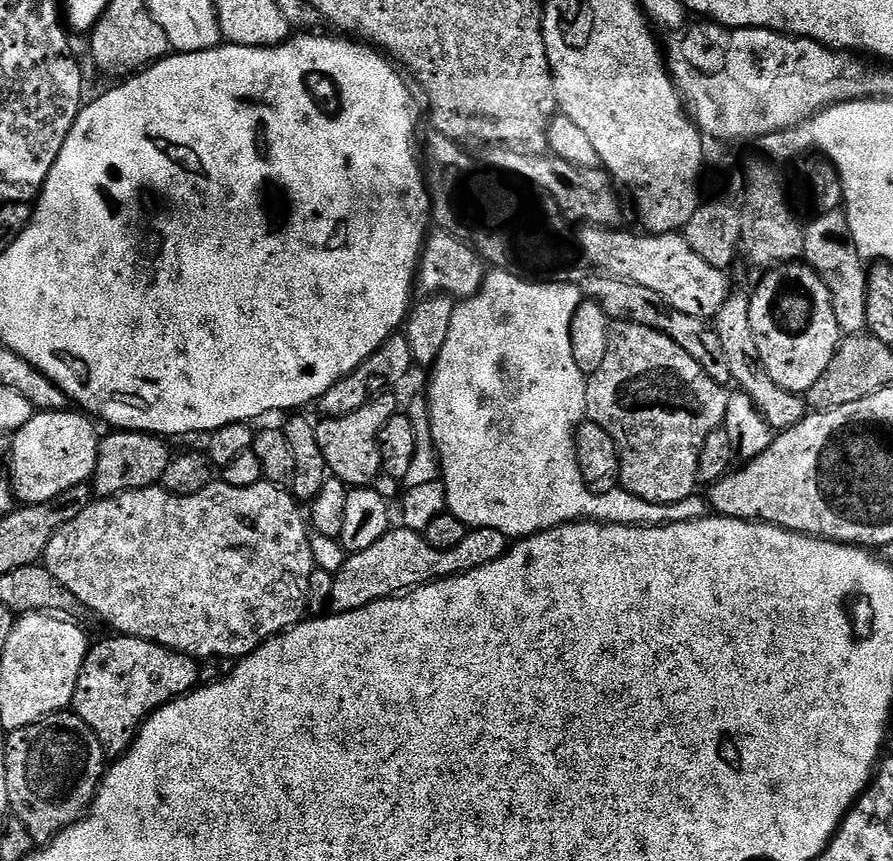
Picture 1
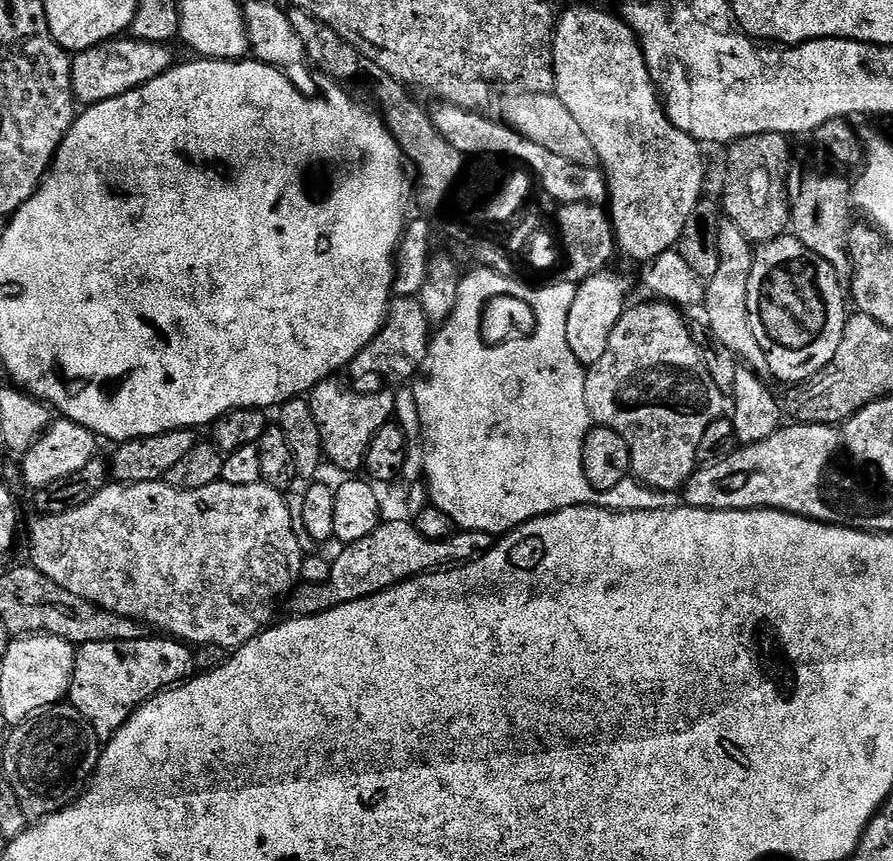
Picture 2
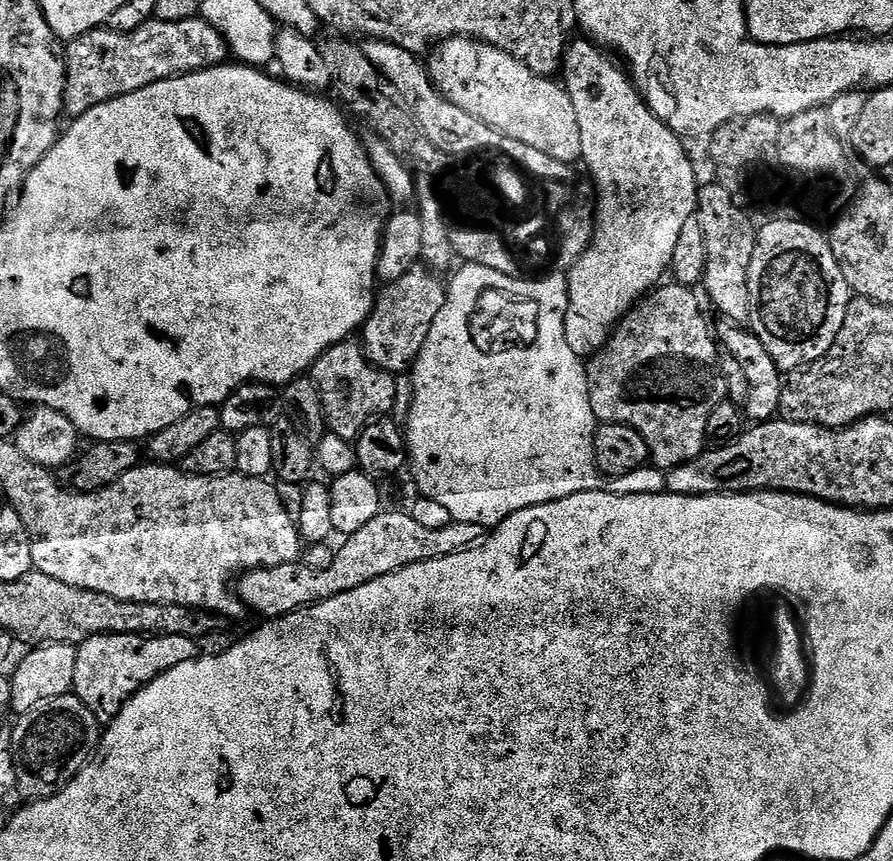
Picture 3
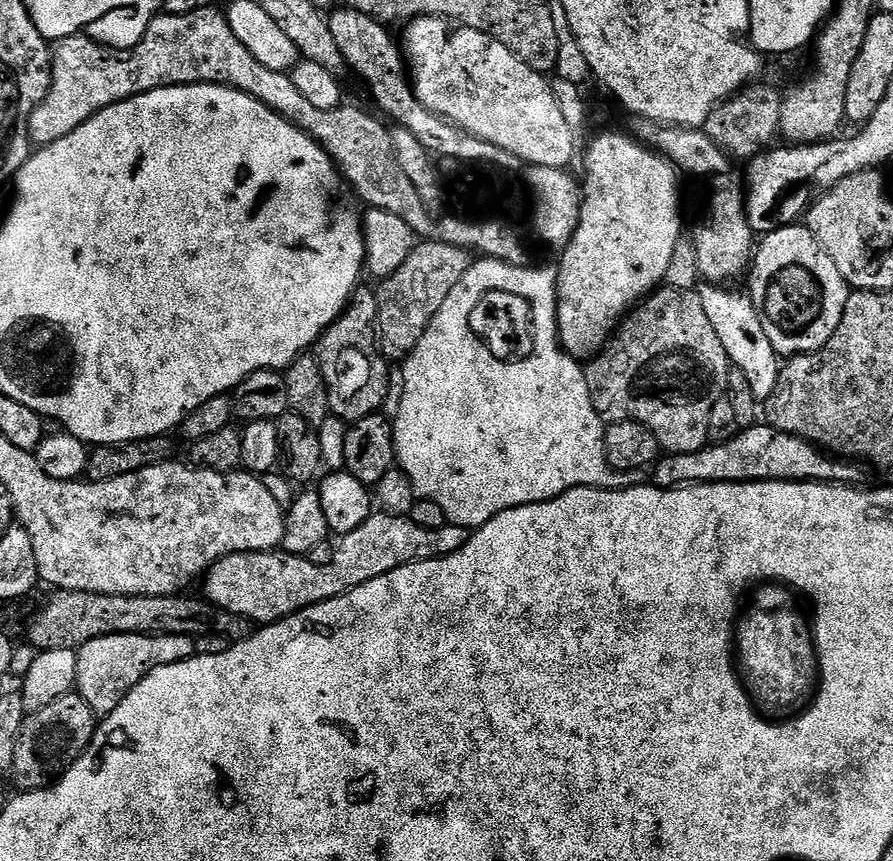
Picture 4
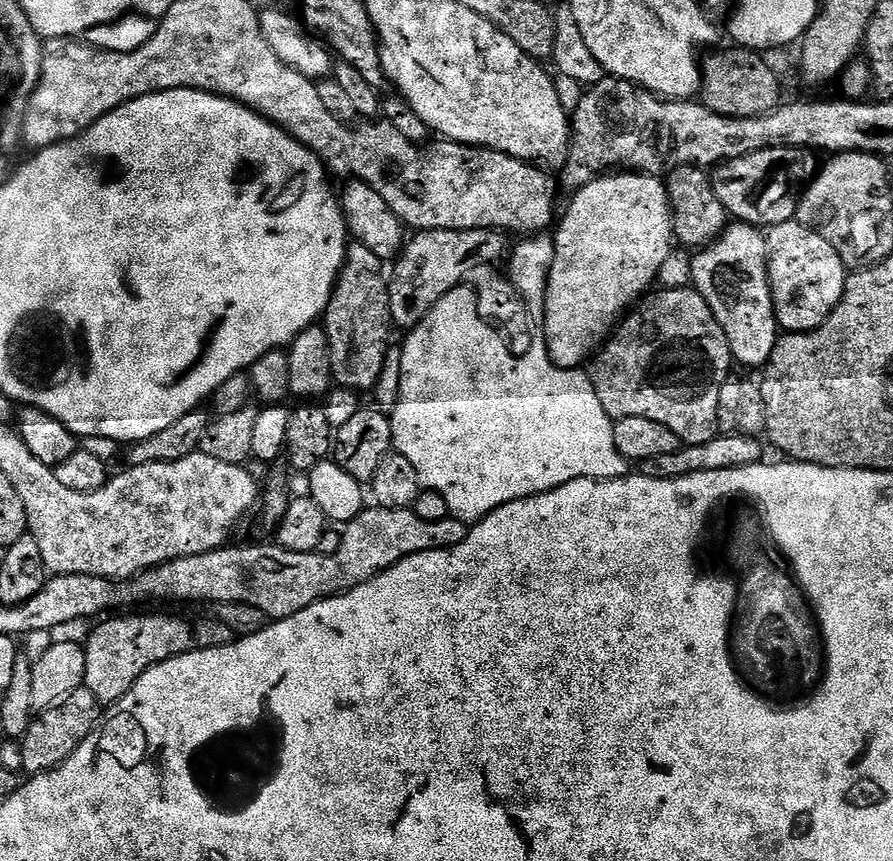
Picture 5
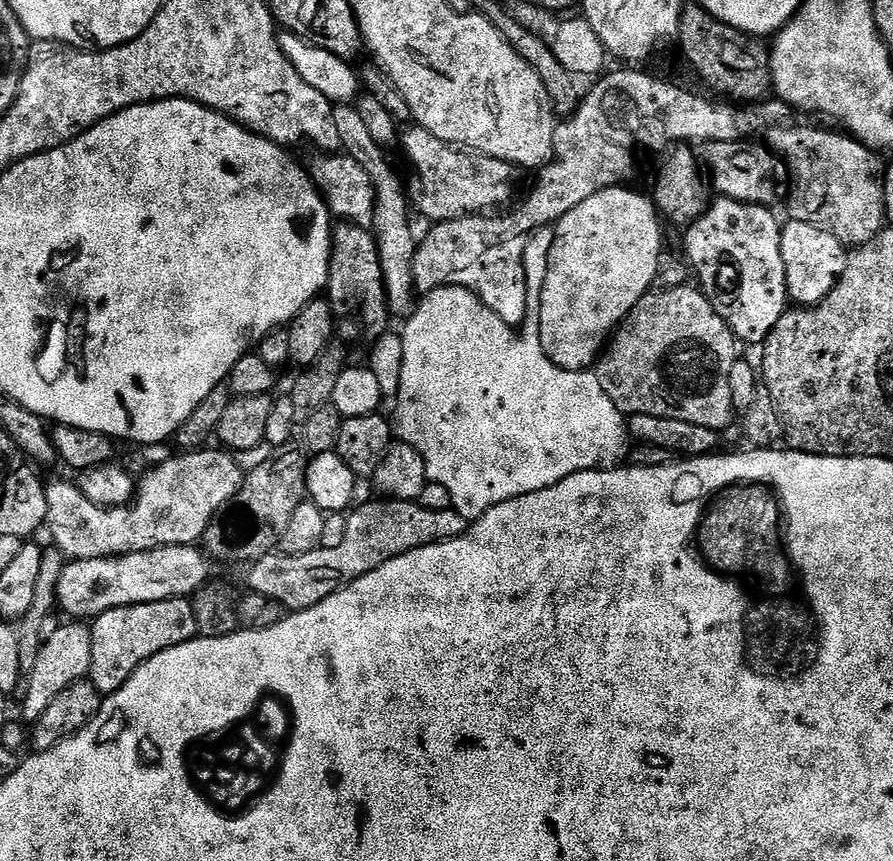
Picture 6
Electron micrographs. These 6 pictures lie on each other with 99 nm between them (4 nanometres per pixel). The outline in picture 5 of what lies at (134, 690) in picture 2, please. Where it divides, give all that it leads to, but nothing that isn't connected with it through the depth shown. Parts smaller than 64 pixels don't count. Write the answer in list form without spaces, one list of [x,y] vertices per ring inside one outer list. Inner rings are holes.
[[[119,616],[100,622],[105,624],[98,625],[88,644],[83,645],[86,654],[84,687],[104,706],[111,706],[121,700],[136,685],[138,678],[146,674],[146,670],[193,651],[195,644],[192,643],[196,640],[191,626],[176,616]]]

